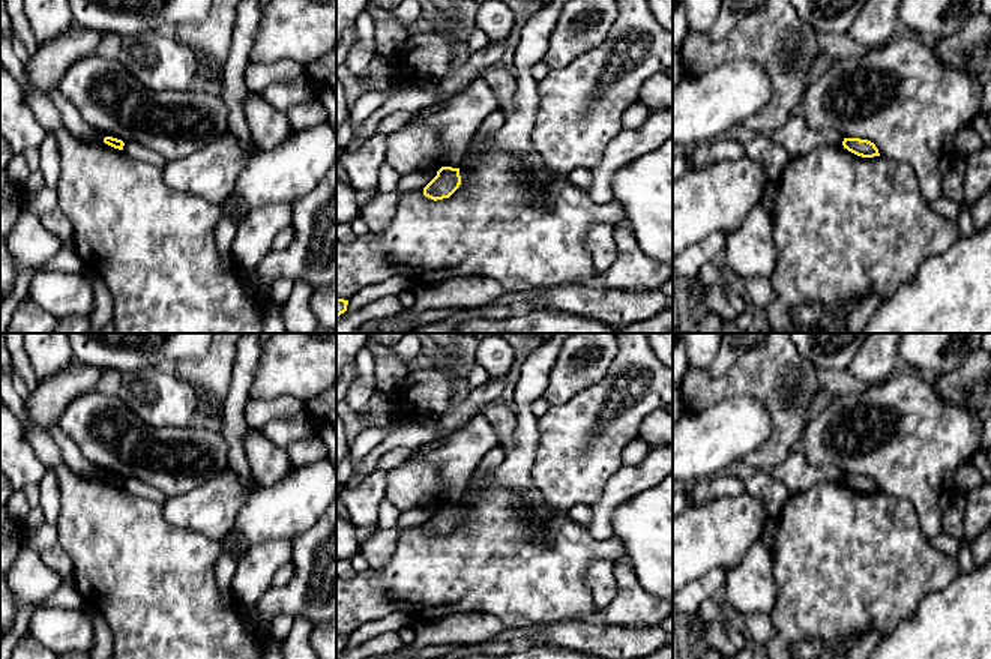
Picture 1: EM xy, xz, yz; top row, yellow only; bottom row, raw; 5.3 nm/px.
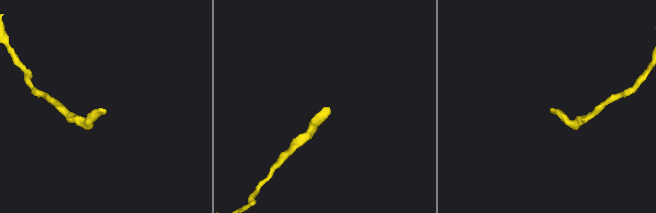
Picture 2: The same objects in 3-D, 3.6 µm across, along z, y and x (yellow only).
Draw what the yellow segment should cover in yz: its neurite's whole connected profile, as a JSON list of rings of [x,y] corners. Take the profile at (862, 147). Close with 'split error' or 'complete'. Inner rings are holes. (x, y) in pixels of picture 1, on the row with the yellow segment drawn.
[[[844,138],[842,146],[848,152],[851,152],[857,156],[862,156],[862,158],[880,156],[878,149],[875,147],[875,144],[868,141],[868,140]]]; complete

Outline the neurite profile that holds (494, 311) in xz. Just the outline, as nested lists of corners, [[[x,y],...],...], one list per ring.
[[[520,300],[508,305],[491,303],[483,308],[483,317],[491,320],[503,320],[527,315],[533,309],[535,305],[530,300]]]

